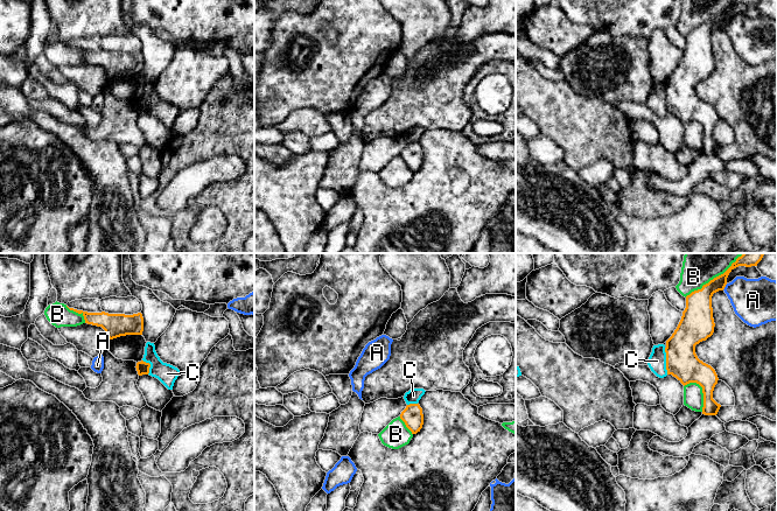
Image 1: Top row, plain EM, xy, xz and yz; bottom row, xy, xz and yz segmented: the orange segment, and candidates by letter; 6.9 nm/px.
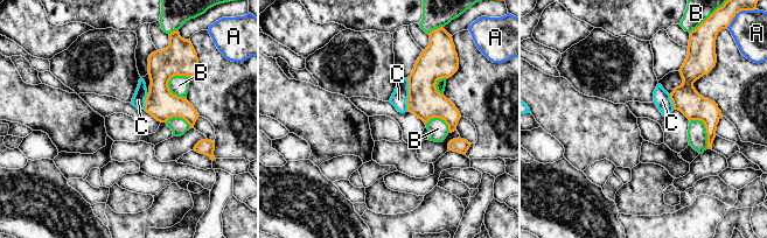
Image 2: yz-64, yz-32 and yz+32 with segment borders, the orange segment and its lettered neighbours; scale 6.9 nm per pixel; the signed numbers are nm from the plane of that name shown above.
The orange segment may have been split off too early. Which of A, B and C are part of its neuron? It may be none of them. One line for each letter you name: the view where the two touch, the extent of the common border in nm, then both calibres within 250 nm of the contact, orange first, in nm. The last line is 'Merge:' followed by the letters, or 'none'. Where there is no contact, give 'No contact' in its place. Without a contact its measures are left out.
Merge: none

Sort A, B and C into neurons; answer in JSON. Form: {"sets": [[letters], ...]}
{"sets": [["A"], ["B"], ["C"]]}

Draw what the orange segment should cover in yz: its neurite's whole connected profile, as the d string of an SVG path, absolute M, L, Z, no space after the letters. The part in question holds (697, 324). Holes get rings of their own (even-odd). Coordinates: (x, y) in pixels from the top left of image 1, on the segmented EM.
M743 253L721 275L714 278L701 289L686 296L686 308L681 320L666 341L666 370L667 374L676 377L684 386L696 383L702 387L702 414L716 415L721 405L713 399L713 391L718 384L715 370L700 360L695 354L695 345L706 341L714 332L712 296L723 290L729 273L738 266L757 266L765 253Z

